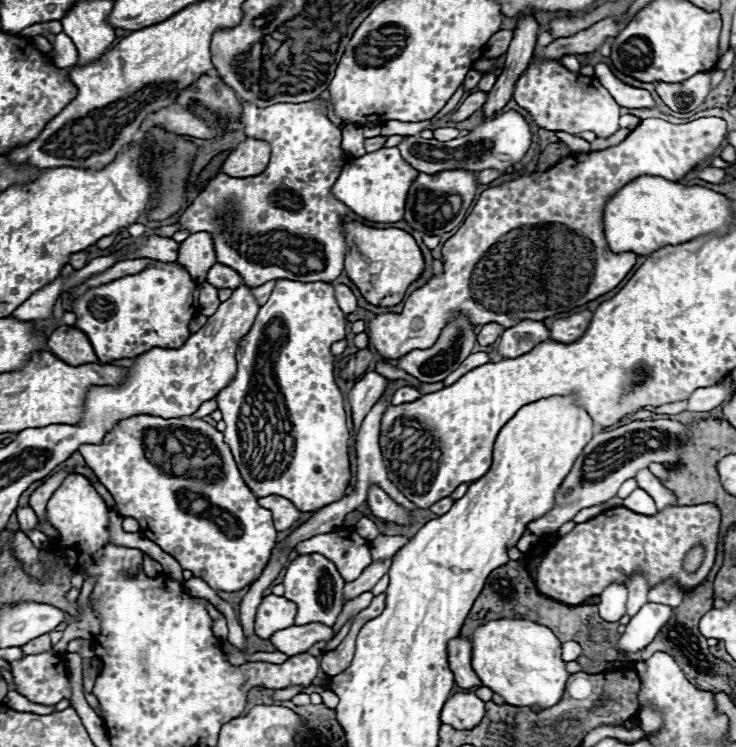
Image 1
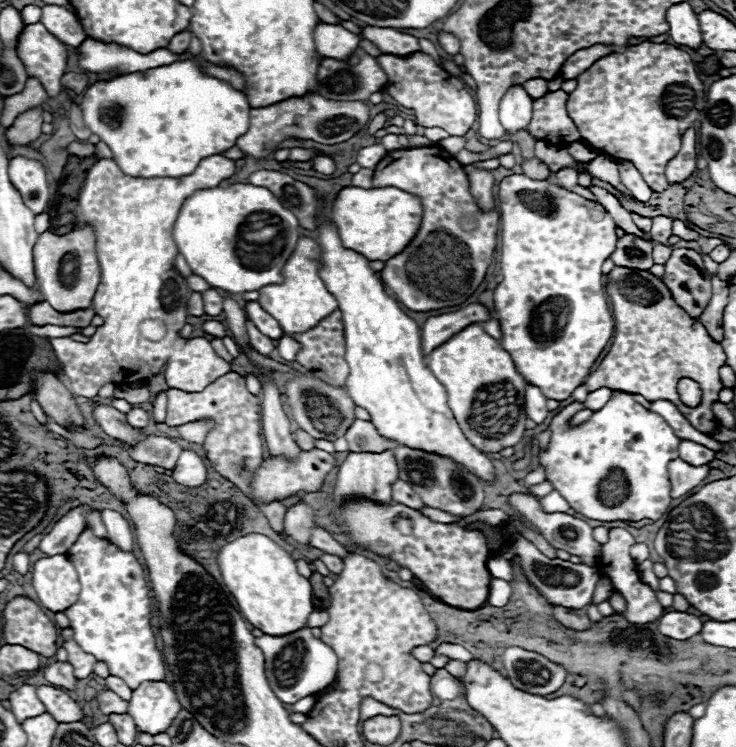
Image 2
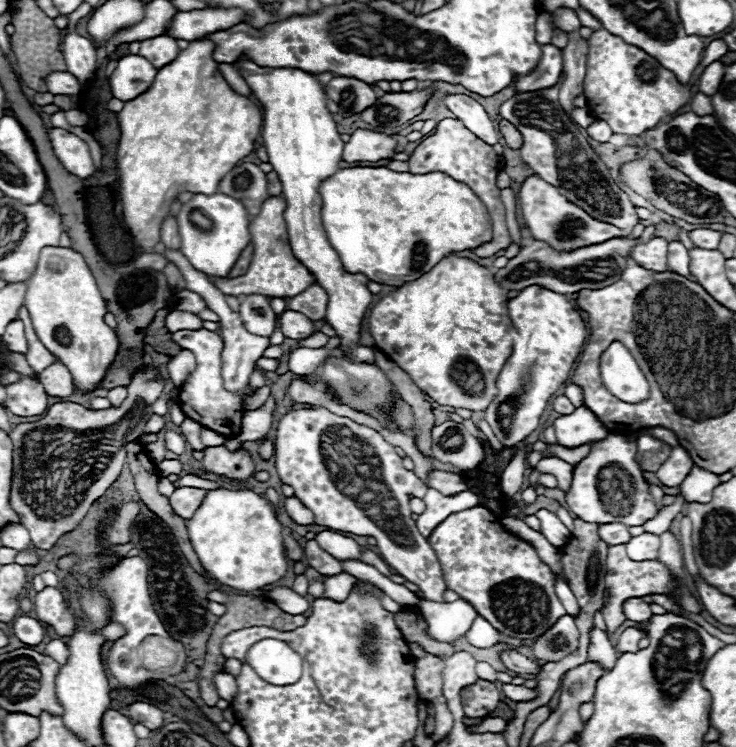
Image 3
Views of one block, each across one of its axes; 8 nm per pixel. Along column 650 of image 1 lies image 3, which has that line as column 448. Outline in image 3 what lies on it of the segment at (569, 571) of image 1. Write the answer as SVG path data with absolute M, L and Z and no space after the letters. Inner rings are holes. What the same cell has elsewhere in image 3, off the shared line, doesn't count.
M476 506L450 514L434 528L428 542L438 556L448 588L462 600L470 600L474 610L504 636L536 640L566 614L556 596L556 578L550 568L526 540L508 532L488 508Z

